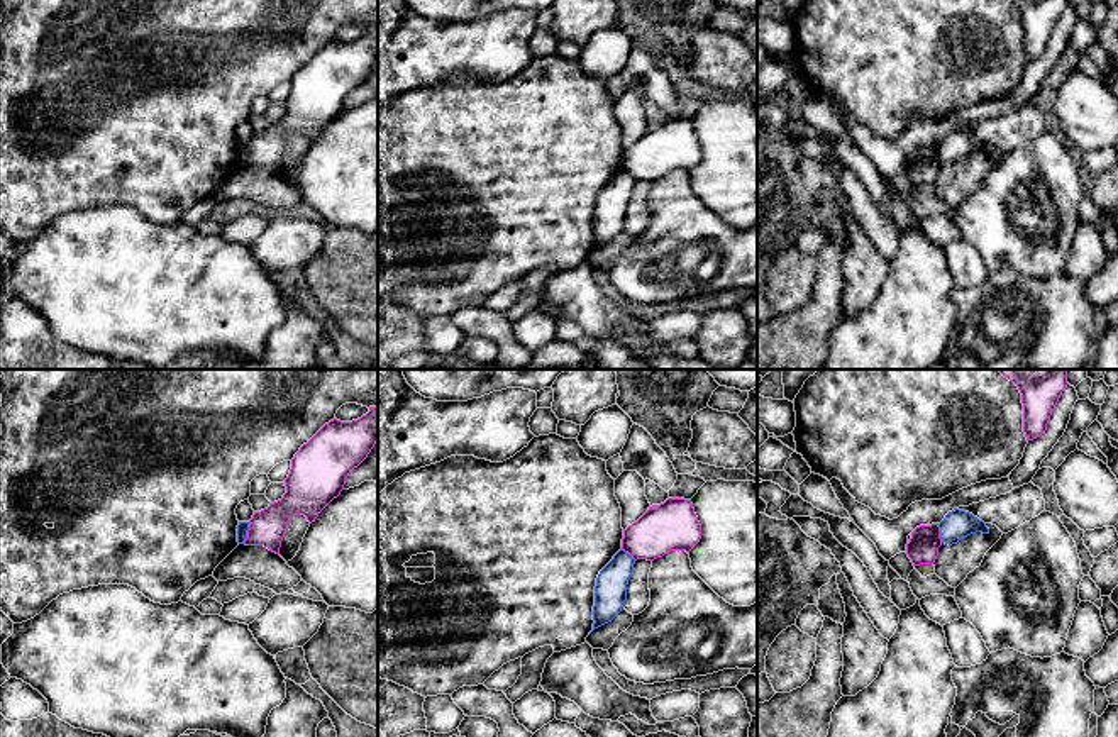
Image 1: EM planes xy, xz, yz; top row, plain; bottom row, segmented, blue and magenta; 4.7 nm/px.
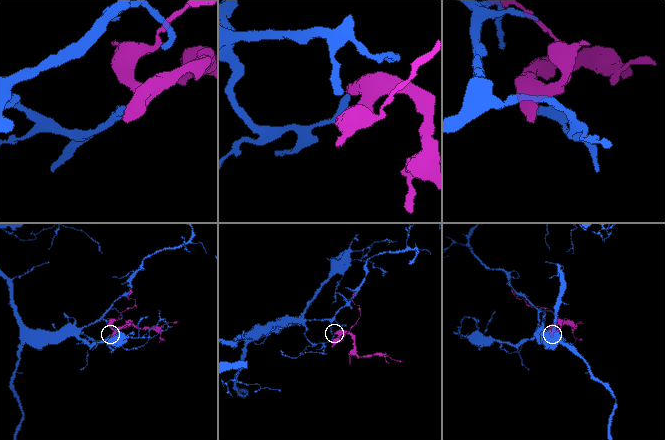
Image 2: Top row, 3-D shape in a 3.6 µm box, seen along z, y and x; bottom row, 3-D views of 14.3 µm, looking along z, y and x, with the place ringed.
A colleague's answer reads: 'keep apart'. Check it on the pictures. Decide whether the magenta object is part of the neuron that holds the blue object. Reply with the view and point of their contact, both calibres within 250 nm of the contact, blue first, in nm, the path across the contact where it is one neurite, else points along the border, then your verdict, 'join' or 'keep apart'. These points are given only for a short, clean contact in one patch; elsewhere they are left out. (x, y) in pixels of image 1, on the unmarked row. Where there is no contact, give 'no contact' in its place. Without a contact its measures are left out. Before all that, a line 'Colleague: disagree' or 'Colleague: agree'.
Colleague: agree
xy (246, 153) | 60/170 nm | along xy (249, 143), (243, 163) | keep apart

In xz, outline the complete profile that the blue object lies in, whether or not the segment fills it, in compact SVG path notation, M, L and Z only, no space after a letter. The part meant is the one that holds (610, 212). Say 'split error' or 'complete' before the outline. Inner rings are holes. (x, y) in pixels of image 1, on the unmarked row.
complete | M620 169L600 191L595 207L593 251L612 242L622 232L634 185L635 180Z

